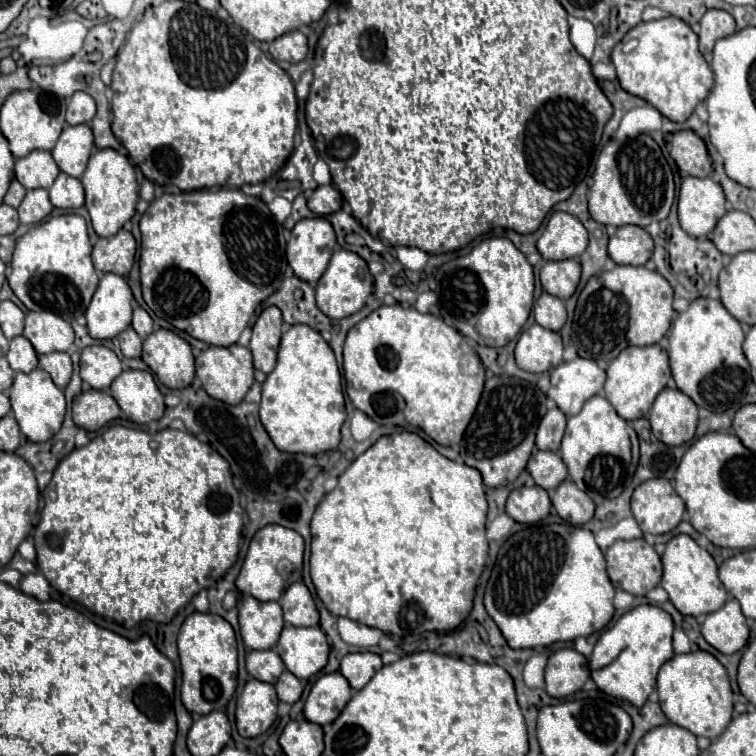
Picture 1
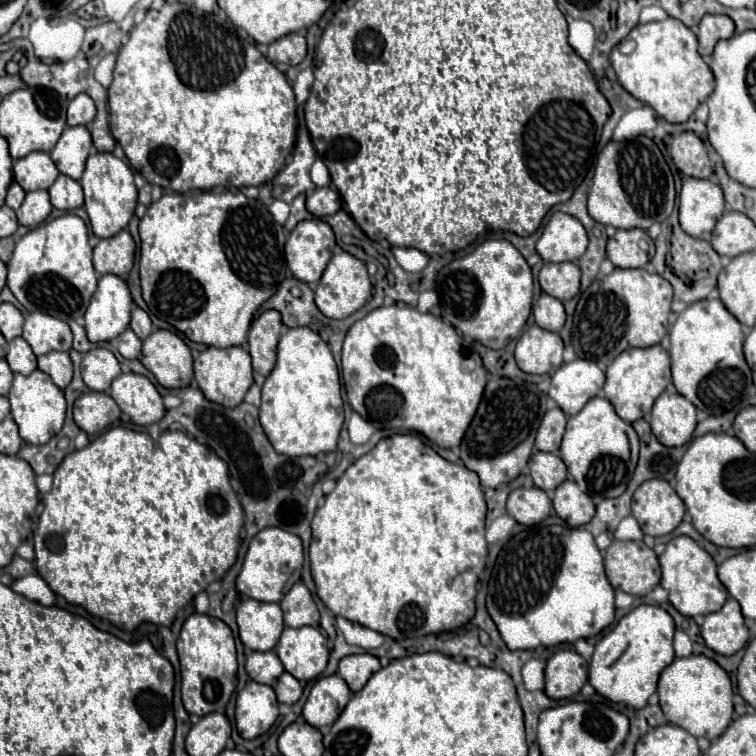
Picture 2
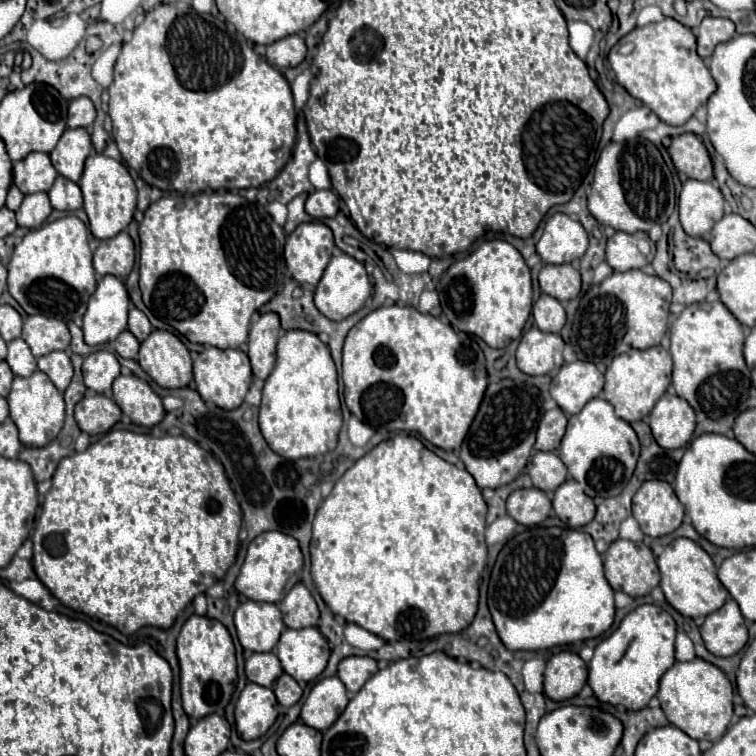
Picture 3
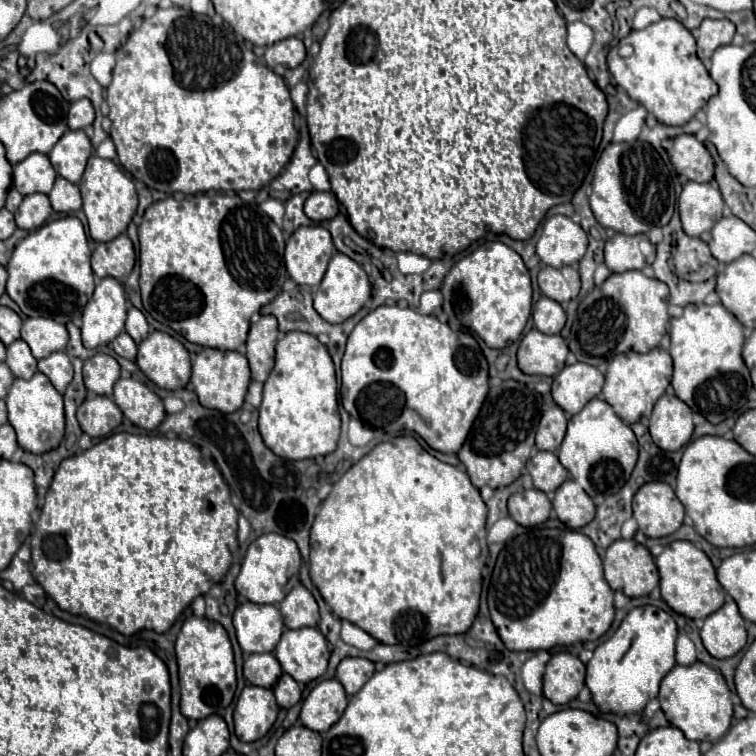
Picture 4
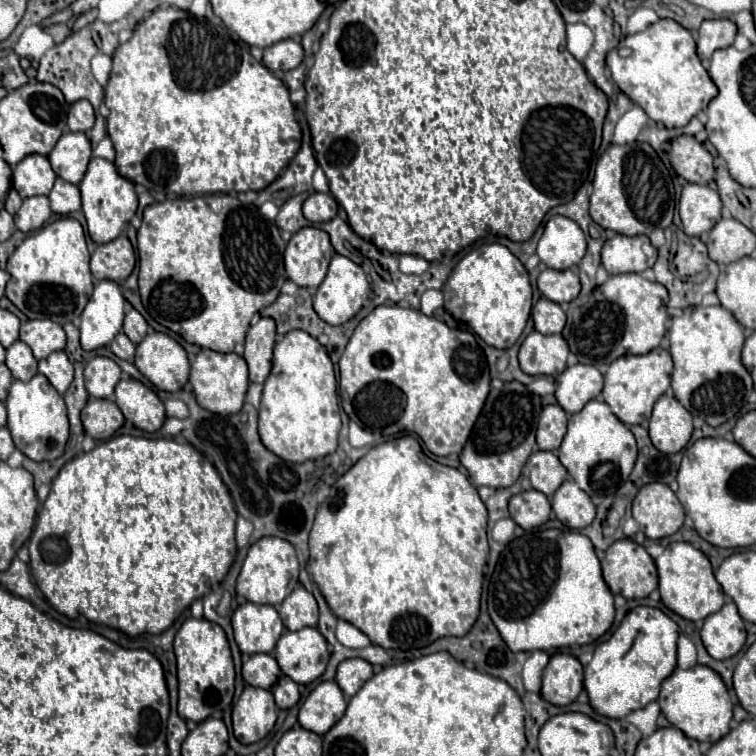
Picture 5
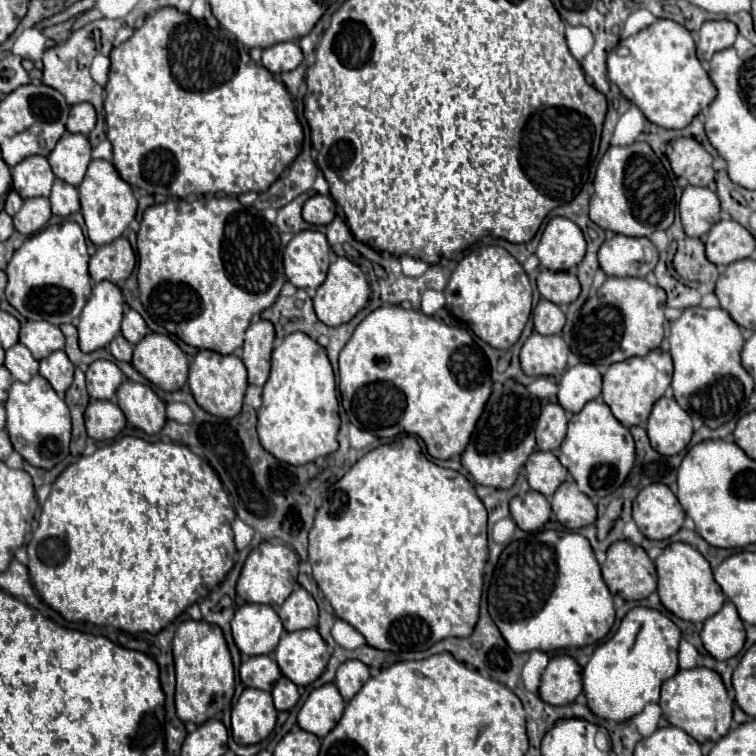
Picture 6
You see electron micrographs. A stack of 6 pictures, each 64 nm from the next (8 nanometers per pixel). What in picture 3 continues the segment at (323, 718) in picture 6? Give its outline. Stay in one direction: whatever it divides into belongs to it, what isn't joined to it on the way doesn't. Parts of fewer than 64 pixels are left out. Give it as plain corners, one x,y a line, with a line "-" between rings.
338,676
322,678
310,690
304,706
302,720
316,730
326,730
344,712
348,704
348,690

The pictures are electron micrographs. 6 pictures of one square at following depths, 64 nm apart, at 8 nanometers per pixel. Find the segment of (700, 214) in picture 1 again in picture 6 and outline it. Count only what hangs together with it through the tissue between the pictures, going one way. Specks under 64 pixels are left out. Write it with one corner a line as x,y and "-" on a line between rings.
686,186
678,204
686,236
704,236
720,220
716,192
700,186

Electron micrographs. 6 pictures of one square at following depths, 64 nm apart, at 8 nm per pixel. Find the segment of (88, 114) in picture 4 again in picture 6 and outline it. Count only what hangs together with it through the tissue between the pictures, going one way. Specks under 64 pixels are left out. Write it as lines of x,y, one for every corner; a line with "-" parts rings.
80,102
80,104
74,104
70,108
70,116
68,116
68,122
66,122
68,132
78,132
78,134
88,136
92,132
94,124
96,124
96,112
94,112
92,104

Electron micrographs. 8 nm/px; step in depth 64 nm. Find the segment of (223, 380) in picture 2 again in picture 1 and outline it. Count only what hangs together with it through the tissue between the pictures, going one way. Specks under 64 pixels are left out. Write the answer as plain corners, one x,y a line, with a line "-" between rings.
232,344
228,348
222,346
210,346
196,358
196,376
202,382
202,388
214,396
216,400
222,400
226,404
238,404
244,400
244,394
254,382
254,366
252,366
252,354
248,348
240,344

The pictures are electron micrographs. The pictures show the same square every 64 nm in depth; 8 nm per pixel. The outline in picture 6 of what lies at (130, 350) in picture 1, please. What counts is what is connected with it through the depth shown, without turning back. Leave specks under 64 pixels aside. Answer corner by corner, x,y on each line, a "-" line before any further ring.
118,334
118,336
110,342
110,352
112,352
112,356
114,356
116,360
130,362
130,360
132,360
132,350
134,350
134,346
132,346
122,334

